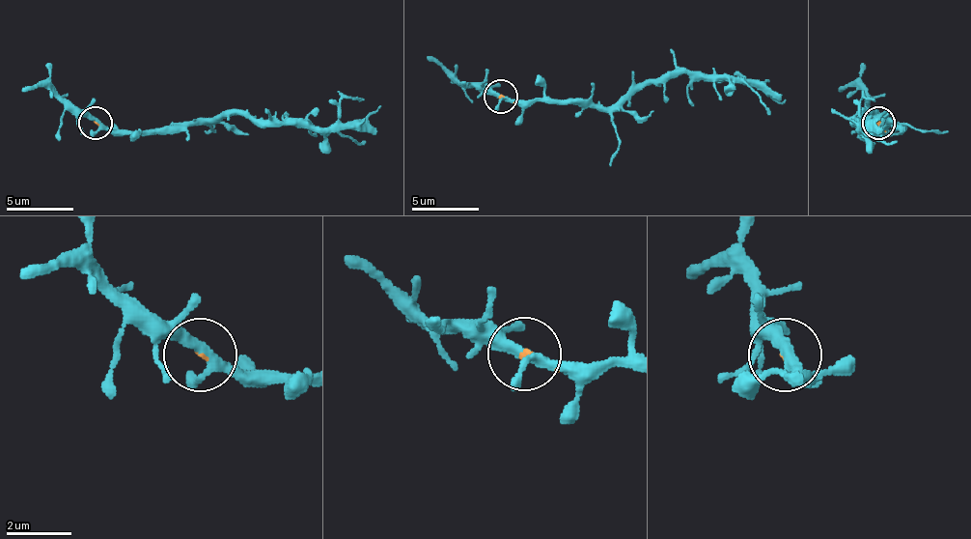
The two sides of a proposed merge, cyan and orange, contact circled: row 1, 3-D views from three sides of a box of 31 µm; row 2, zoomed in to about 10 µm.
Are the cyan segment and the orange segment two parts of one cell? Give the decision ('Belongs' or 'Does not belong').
Belongs

